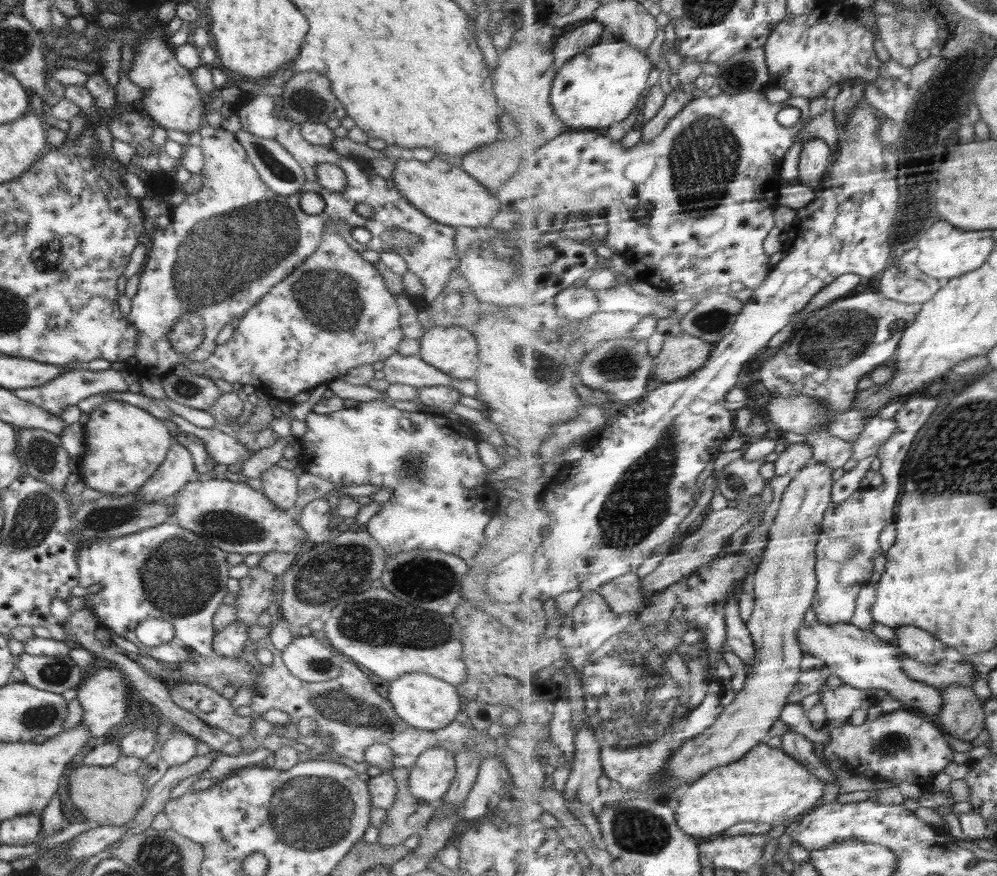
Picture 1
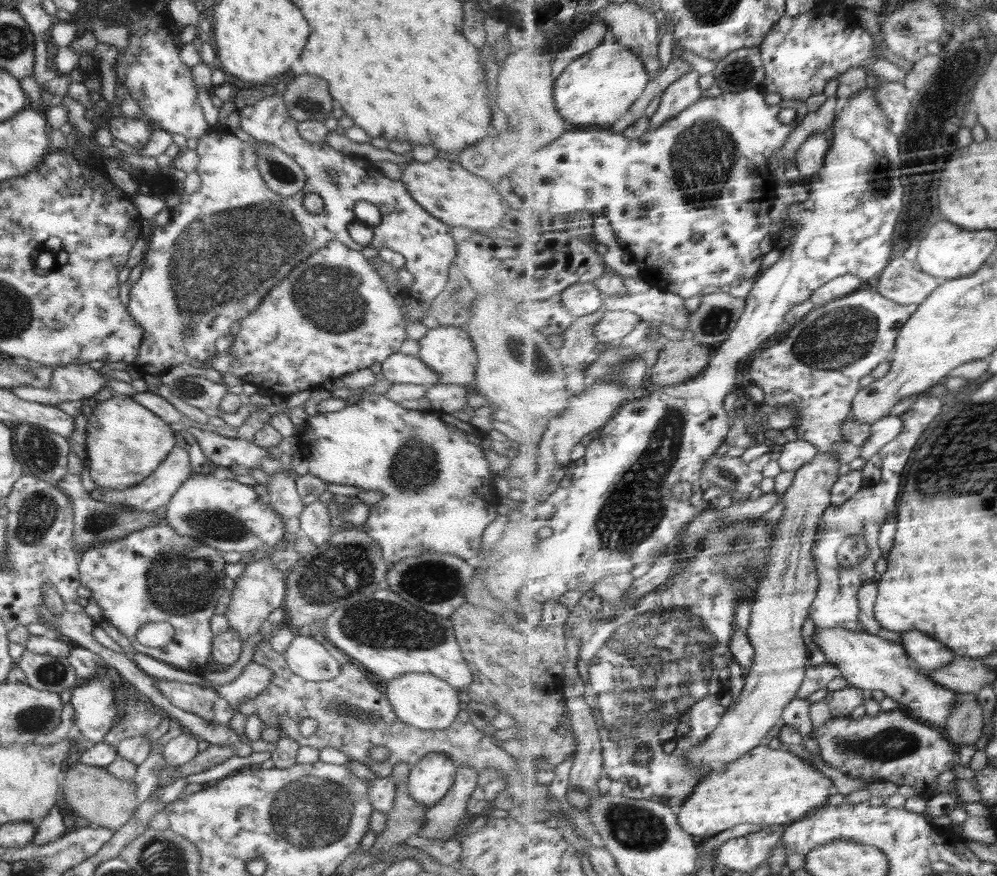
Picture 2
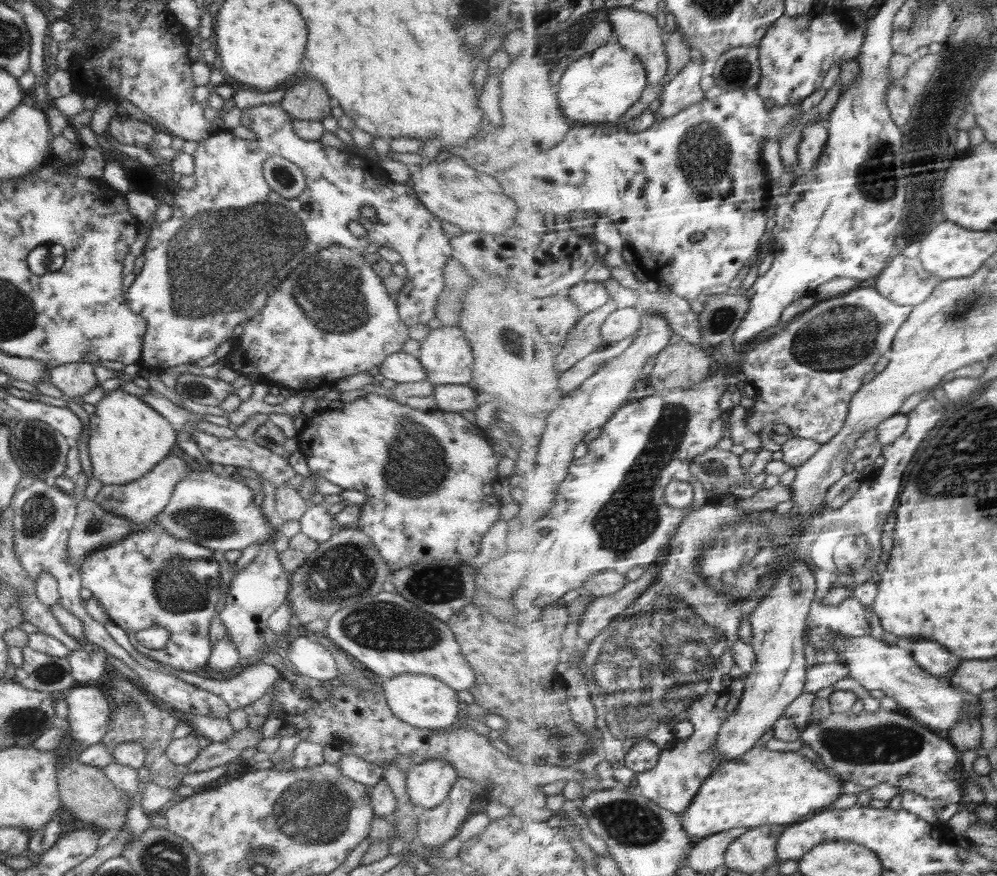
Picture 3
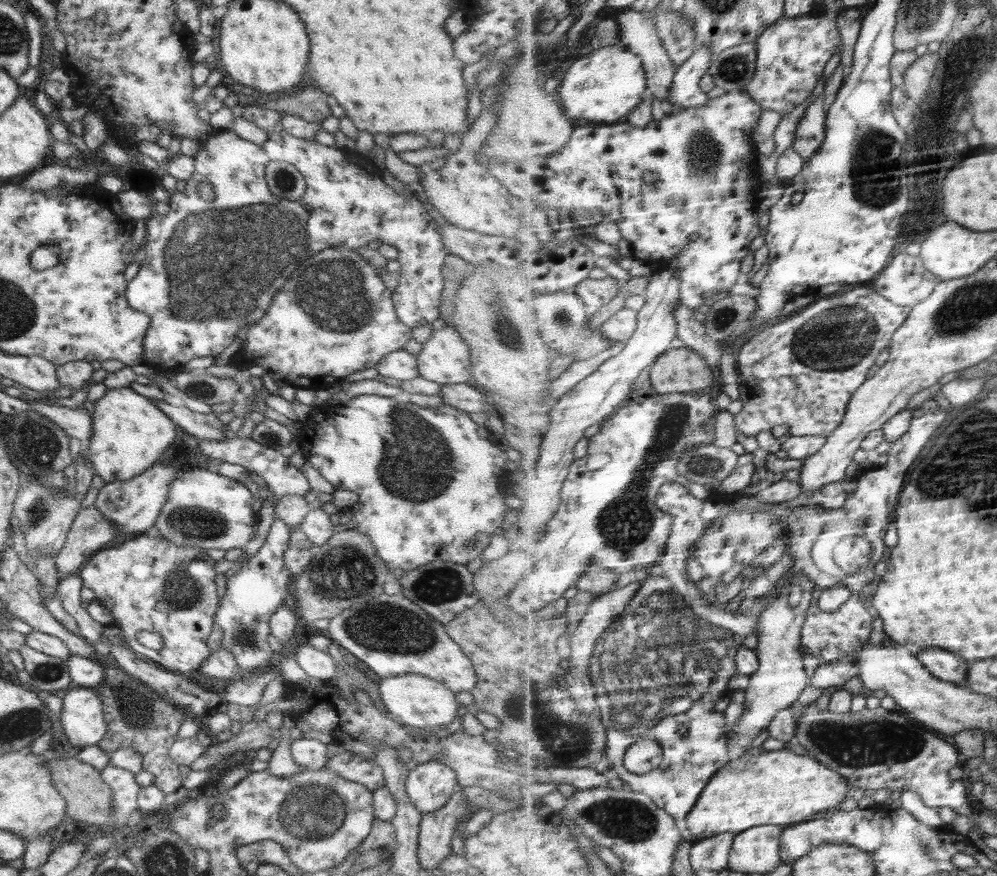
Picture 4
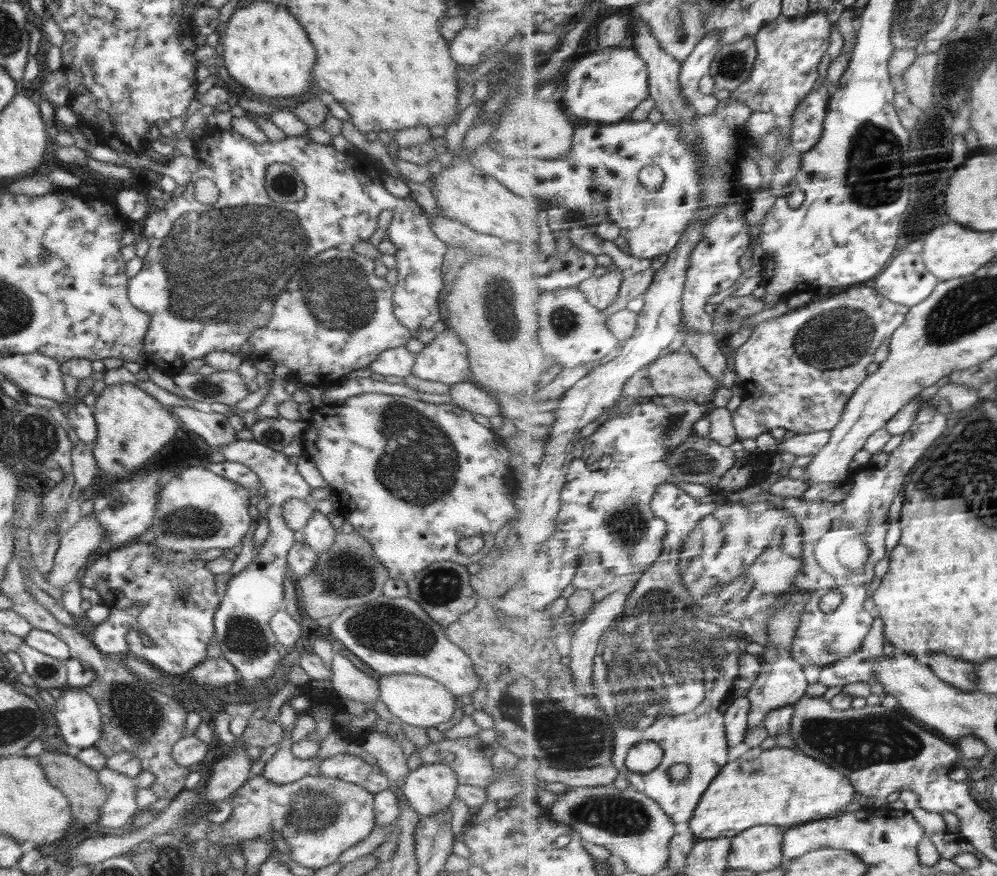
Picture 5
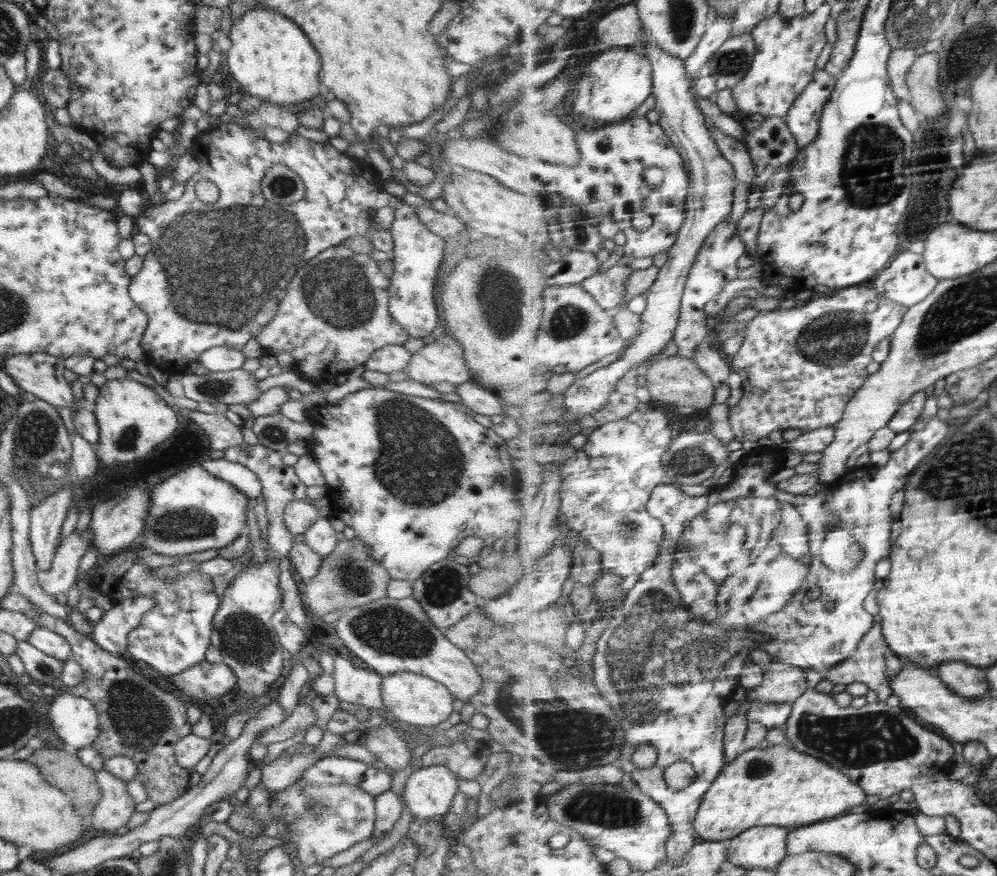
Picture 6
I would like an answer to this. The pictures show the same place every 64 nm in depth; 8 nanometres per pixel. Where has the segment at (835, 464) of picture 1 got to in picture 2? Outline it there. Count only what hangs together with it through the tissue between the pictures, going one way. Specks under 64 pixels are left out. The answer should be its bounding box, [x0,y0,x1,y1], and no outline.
[750,286,918,465]

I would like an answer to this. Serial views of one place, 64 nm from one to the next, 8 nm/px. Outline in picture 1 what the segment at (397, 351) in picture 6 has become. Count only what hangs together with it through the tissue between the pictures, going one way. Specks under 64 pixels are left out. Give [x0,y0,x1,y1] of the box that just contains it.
[382,354,479,397]

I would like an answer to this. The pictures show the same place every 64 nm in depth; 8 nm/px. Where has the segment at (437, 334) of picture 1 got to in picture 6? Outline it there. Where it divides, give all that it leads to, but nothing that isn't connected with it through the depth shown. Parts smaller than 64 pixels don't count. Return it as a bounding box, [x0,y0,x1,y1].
[405,334,473,386]

